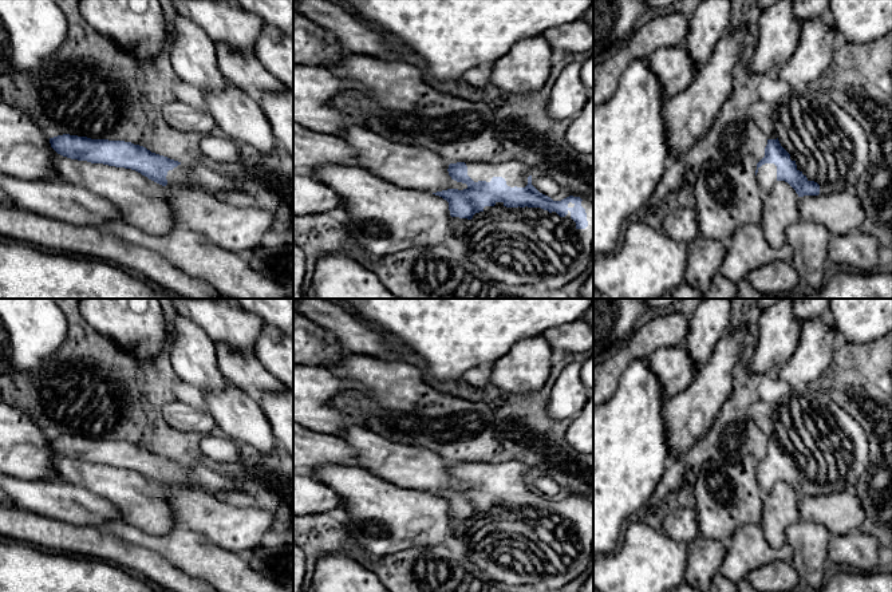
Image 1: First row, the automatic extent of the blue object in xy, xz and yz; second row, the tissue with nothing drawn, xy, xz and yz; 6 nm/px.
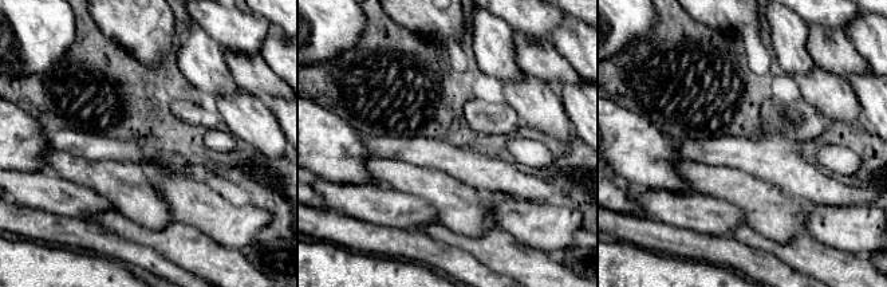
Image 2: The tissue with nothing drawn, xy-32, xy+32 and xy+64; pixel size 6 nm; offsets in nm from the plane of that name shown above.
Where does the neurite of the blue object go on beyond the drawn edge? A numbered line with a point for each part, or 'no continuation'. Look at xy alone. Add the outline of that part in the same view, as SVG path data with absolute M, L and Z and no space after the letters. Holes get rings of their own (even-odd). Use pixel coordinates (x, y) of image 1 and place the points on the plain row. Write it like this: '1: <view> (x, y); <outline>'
1: xy (200, 476); M182 463L167 471L166 475L169 486L178 488L200 488L216 497L222 490L230 490L234 493L244 493L230 479L213 471L206 465L183 466Z

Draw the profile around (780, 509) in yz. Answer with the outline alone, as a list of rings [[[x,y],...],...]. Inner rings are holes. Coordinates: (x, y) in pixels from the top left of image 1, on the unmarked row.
[[[777,481],[763,493],[761,528],[773,548],[781,548],[788,537],[786,528],[800,521],[798,494],[785,481]]]

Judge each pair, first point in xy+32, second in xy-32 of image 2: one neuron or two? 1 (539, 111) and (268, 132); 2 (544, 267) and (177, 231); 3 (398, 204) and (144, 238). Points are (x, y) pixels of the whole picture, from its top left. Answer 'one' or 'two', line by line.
1: one
2: one
3: two

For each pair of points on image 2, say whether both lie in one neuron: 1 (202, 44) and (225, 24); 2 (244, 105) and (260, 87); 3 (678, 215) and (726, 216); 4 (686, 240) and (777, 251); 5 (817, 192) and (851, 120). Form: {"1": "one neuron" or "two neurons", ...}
{"1": "two neurons", "2": "two neurons", "3": "one neuron", "4": "two neurons", "5": "two neurons"}

